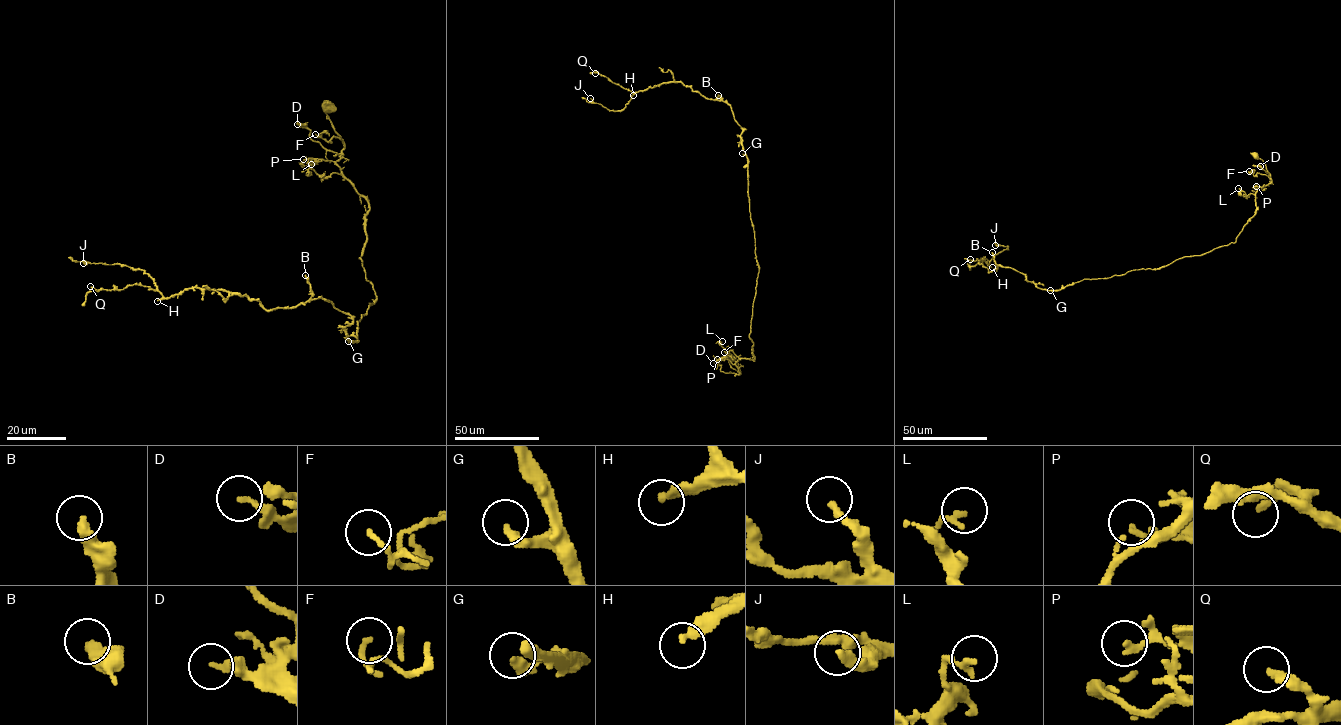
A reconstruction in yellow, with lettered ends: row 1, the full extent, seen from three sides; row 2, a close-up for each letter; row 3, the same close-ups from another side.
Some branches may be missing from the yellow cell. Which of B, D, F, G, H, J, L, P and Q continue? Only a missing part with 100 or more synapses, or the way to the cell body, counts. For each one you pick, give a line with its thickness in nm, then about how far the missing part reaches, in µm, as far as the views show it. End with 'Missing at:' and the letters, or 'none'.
H: 240 nm thick; about 45 µm are missing
Missing at: H

